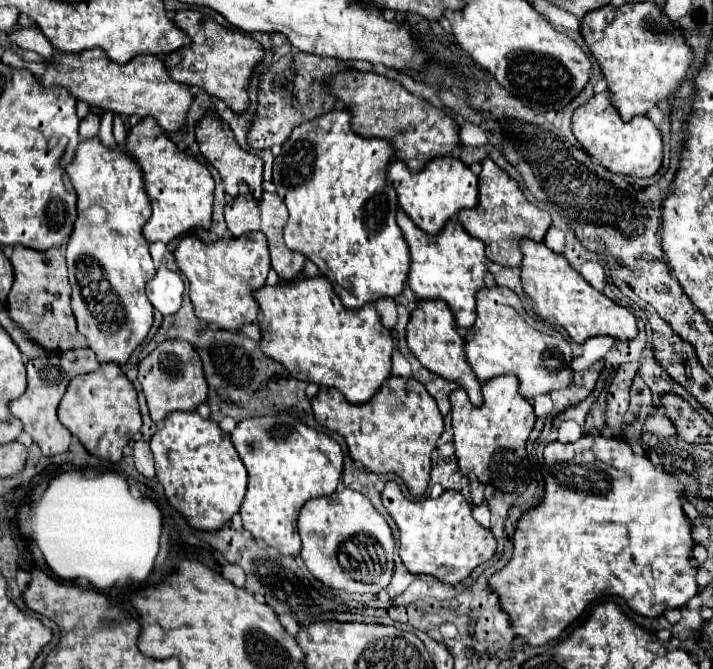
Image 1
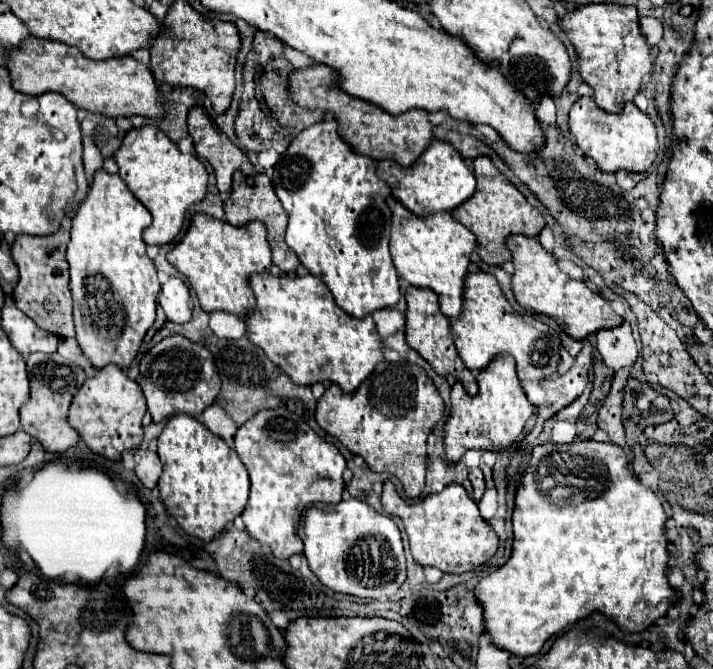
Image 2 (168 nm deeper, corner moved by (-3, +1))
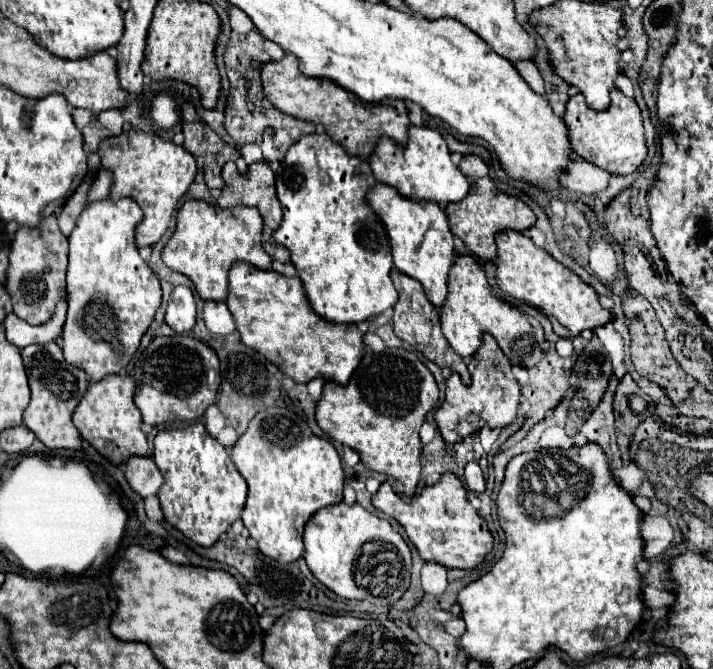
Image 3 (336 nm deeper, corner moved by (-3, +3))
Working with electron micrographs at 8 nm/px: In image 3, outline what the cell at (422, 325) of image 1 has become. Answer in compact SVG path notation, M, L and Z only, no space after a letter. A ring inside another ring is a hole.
M396 268L390 272L390 278L400 294L398 302L394 304L394 316L392 316L392 326L394 326L394 334L402 340L406 340L408 344L412 344L414 348L418 348L428 360L432 360L434 364L438 364L440 368L450 368L452 372L458 372L462 376L462 382L468 384L470 382L470 374L466 368L466 362L450 348L450 344L446 342L442 330L440 330L440 316L436 306L426 298L422 284L412 280L410 276L404 276L402 272L398 272Z

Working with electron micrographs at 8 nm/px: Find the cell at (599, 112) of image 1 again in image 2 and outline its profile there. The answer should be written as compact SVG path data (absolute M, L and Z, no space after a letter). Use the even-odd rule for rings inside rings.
M588 96L578 98L578 102L570 110L568 120L570 132L576 138L578 148L596 160L598 168L604 172L646 172L656 158L658 140L656 140L656 128L648 114L640 112L634 104L626 104L620 114L610 114L596 106L596 102Z

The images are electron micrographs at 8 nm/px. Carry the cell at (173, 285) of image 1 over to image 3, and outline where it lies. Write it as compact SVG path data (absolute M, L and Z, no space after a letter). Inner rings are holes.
M176 286L168 310L166 310L166 324L176 332L176 334L186 334L194 328L196 324L196 302L186 286Z

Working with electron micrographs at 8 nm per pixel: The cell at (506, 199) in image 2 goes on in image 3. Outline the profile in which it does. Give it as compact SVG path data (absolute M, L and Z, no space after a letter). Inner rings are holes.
M464 156L458 164L460 172L468 178L468 182L472 184L472 190L468 192L468 196L460 202L452 202L444 208L448 222L452 226L454 236L458 236L466 248L470 252L474 252L478 258L482 260L494 260L496 258L496 242L494 242L494 234L500 230L528 230L530 226L534 226L536 216L534 212L518 198L506 196L502 194L492 180L488 178L488 166L484 164L484 160L480 156Z

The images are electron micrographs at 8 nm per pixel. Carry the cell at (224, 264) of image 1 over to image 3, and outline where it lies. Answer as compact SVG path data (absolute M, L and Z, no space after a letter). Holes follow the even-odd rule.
M186 200L176 216L176 232L162 250L162 262L188 276L202 300L224 300L228 294L228 270L234 262L248 262L270 270L272 260L262 248L262 216L256 208L220 208L202 200Z

